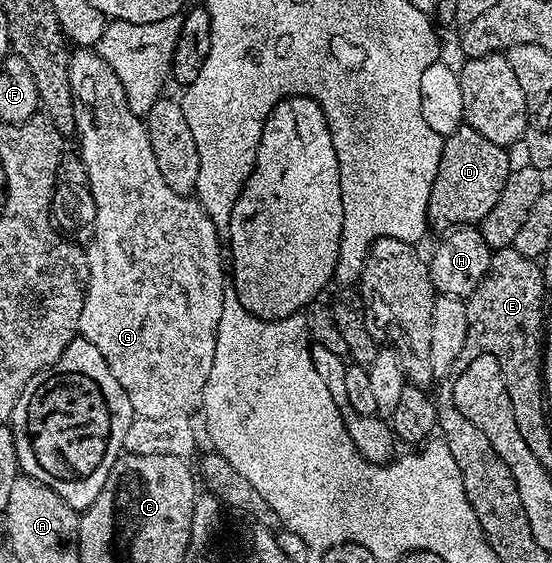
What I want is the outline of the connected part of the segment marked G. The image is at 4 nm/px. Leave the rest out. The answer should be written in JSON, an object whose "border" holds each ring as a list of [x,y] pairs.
{"border":[[[75,48],[71,52],[71,63],[69,64],[69,80],[71,81],[71,91],[75,97],[75,128],[77,131],[77,139],[79,138],[79,147],[77,153],[85,164],[85,172],[89,176],[89,184],[93,192],[93,200],[95,201],[95,231],[91,237],[90,246],[86,247],[87,256],[87,295],[85,296],[85,304],[81,308],[81,320],[79,321],[79,334],[89,340],[89,344],[93,344],[93,348],[97,348],[97,352],[101,352],[101,356],[105,356],[105,364],[109,364],[109,372],[113,372],[113,376],[117,376],[117,384],[121,384],[121,388],[125,388],[125,396],[129,396],[129,404],[135,409],[136,415],[140,418],[164,418],[165,416],[181,416],[182,414],[191,416],[202,407],[203,393],[205,392],[205,380],[209,380],[209,368],[213,368],[213,352],[217,348],[217,324],[221,320],[221,312],[223,311],[223,295],[225,287],[223,287],[223,270],[225,274],[225,254],[219,251],[219,236],[217,227],[209,220],[209,216],[199,205],[194,197],[186,194],[178,194],[173,192],[173,188],[169,188],[169,184],[165,184],[165,179],[161,177],[161,172],[157,169],[157,160],[153,156],[153,148],[151,141],[147,135],[147,127],[144,119],[138,114],[134,114],[127,106],[127,98],[125,88],[122,87],[121,80],[114,74],[112,68],[100,57],[97,52],[89,48]]]}

